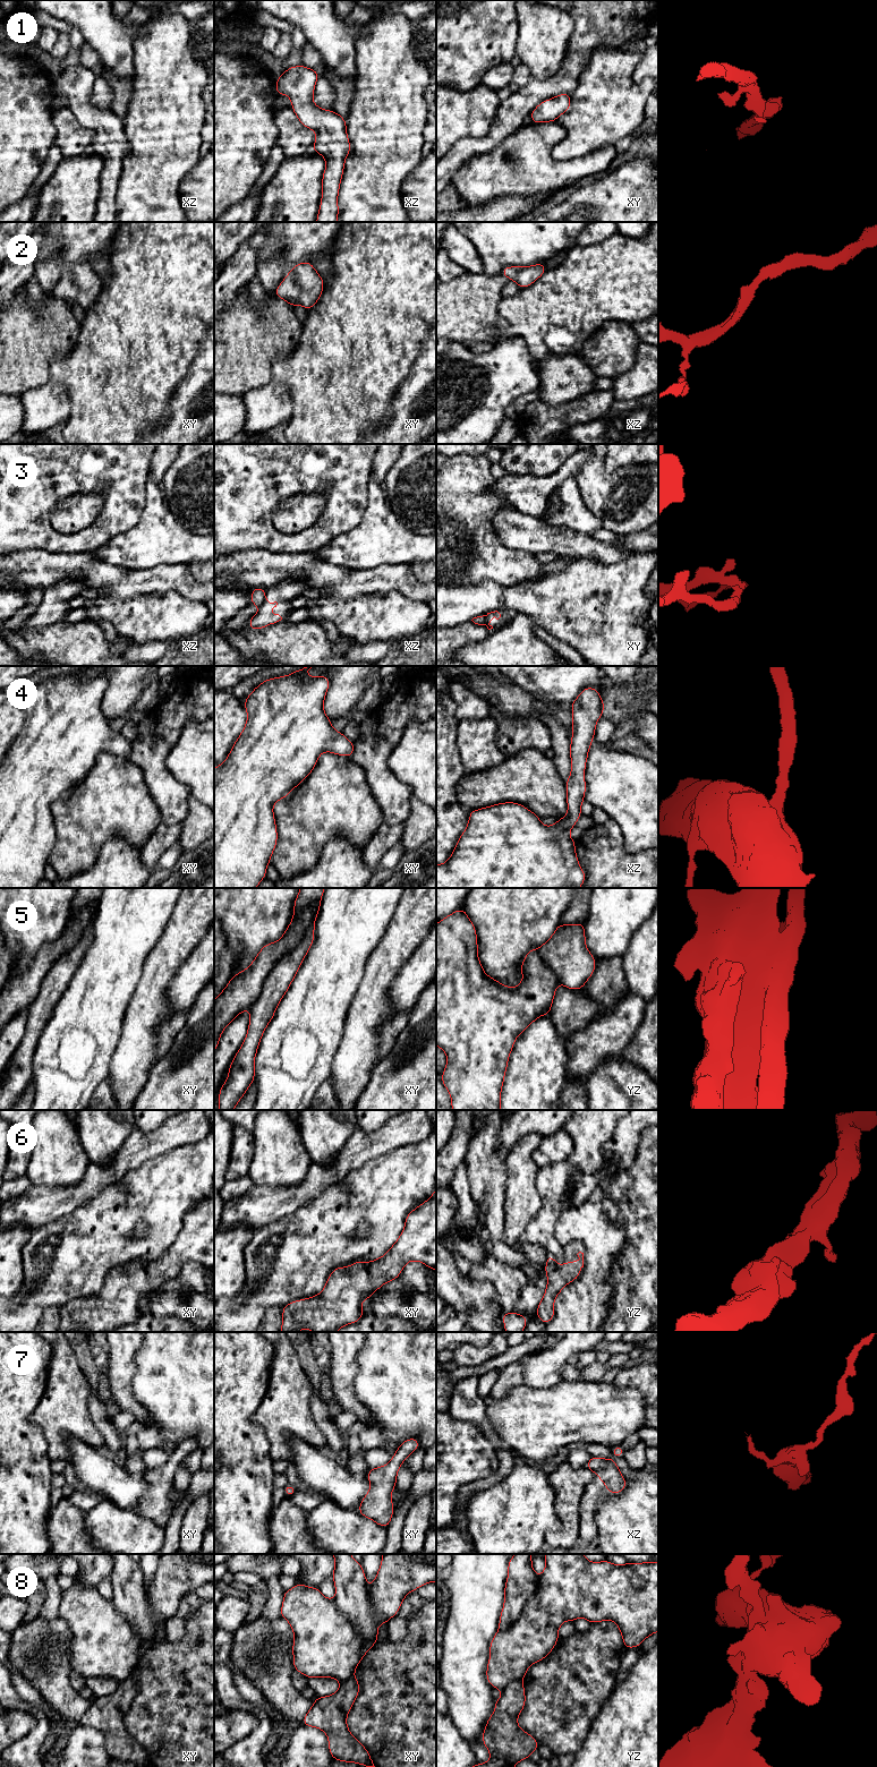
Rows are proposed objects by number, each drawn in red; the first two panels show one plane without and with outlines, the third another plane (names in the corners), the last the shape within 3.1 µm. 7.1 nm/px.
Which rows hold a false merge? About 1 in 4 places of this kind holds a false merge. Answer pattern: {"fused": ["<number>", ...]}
{"fused": ["3", "5"]}

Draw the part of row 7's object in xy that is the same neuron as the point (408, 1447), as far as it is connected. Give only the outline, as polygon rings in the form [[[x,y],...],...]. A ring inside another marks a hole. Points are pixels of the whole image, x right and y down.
[[[417,1437],[405,1440],[389,1463],[371,1468],[367,1471],[371,1489],[358,1506],[359,1514],[388,1529],[394,1513],[391,1494],[397,1486],[397,1475],[403,1461],[417,1449],[419,1449],[419,1440]]]

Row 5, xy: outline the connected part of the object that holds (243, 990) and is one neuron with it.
[[[306,908],[299,915],[292,916],[278,941],[264,945],[246,970],[231,976],[229,983],[214,1000],[214,1052],[219,1048],[220,1036],[224,1028],[240,1013],[250,1009],[274,965],[301,941],[305,931],[314,921],[312,908]]]

